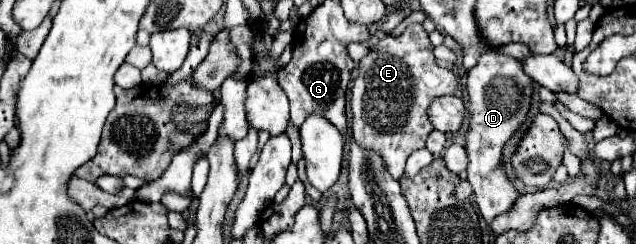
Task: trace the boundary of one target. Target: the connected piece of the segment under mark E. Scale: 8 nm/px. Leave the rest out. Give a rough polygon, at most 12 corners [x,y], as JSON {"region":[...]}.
{"region":[[423,25],[385,35],[353,81],[353,139],[399,179],[459,77]]}

